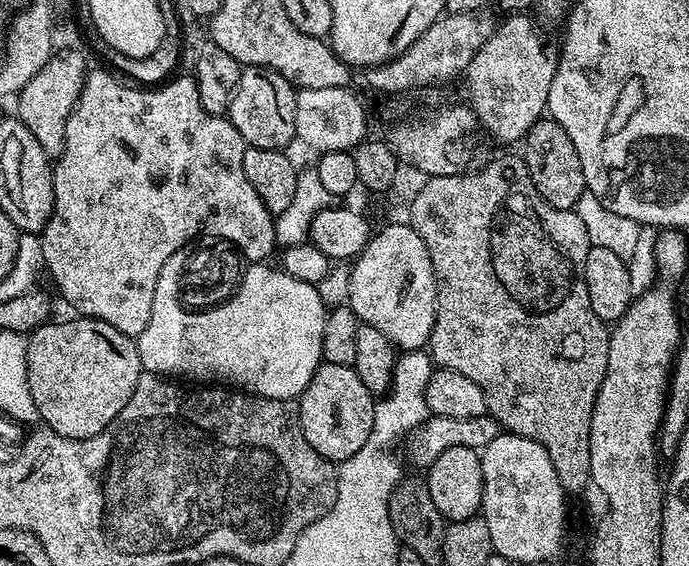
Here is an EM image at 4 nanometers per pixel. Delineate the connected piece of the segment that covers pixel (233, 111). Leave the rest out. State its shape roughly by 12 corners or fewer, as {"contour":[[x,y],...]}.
{"contour":[[245,67],[227,117],[250,148],[296,140],[297,89]]}

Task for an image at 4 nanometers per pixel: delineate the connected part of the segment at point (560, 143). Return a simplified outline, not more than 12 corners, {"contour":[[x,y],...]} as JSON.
{"contour":[[556,120],[522,141],[542,199],[575,209],[586,189],[578,150]]}

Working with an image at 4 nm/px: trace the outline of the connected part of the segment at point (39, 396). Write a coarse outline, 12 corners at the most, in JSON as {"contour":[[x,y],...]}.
{"contour":[[101,320],[28,336],[43,427],[85,440],[122,414],[142,369]]}

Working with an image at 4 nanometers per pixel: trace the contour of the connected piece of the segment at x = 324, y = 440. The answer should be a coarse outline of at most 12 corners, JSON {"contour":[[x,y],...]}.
{"contour":[[321,362],[298,397],[306,442],[327,460],[358,454],[374,393],[353,367]]}

